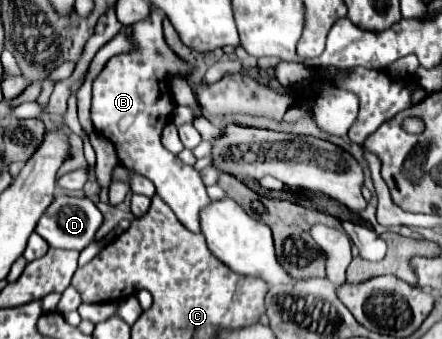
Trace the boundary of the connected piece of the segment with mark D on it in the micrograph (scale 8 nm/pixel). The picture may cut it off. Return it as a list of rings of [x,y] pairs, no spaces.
[[[57,196],[51,206],[45,210],[45,214],[41,216],[35,232],[47,240],[49,246],[53,248],[67,248],[67,250],[83,250],[85,246],[89,246],[95,240],[95,232],[99,230],[103,222],[101,212],[97,210],[97,206],[85,196],[85,198],[77,198],[77,196]]]

